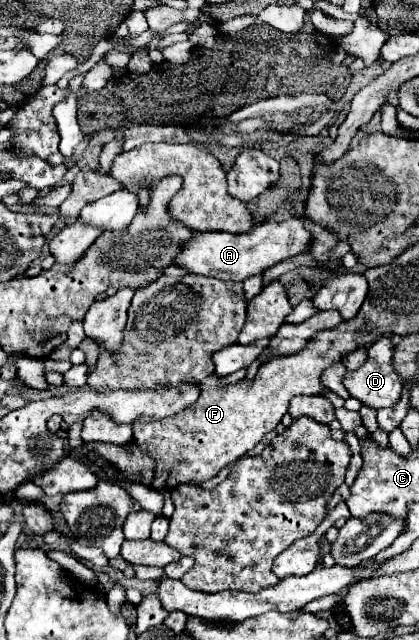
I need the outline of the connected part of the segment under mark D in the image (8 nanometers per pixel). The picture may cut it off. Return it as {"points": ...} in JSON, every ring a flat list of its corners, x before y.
{"points":[[380,337,376,343,372,343,368,347,368,357,366,361,354,369,354,371,346,371,342,383,344,387,348,389,348,393,352,397,356,397,358,401,362,401,364,405,372,407,372,409,380,409,380,407,394,407,398,401,400,401,400,393,402,393,402,381,400,381,400,375,396,373,390,357,392,357,392,341,390,337]]}

